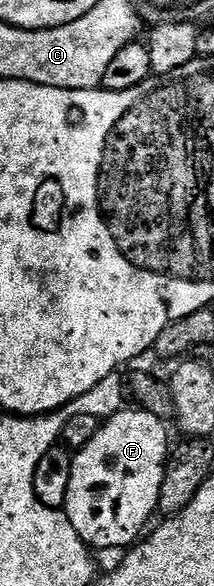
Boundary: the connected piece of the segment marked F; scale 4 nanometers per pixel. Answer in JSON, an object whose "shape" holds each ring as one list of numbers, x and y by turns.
{"shape":[[121,410,107,417,101,423,98,434,94,434,94,438,90,438,90,442,86,442,86,446,73,455,76,457,72,462,71,453,66,448,57,446,48,450,35,467,34,486,39,501,48,508,62,508,74,530,92,550,127,549,137,543,138,537,149,527,148,519,152,515,155,517,158,512,158,494,170,451,168,432,164,429,167,427,165,421,154,414,139,410,128,411]]}

